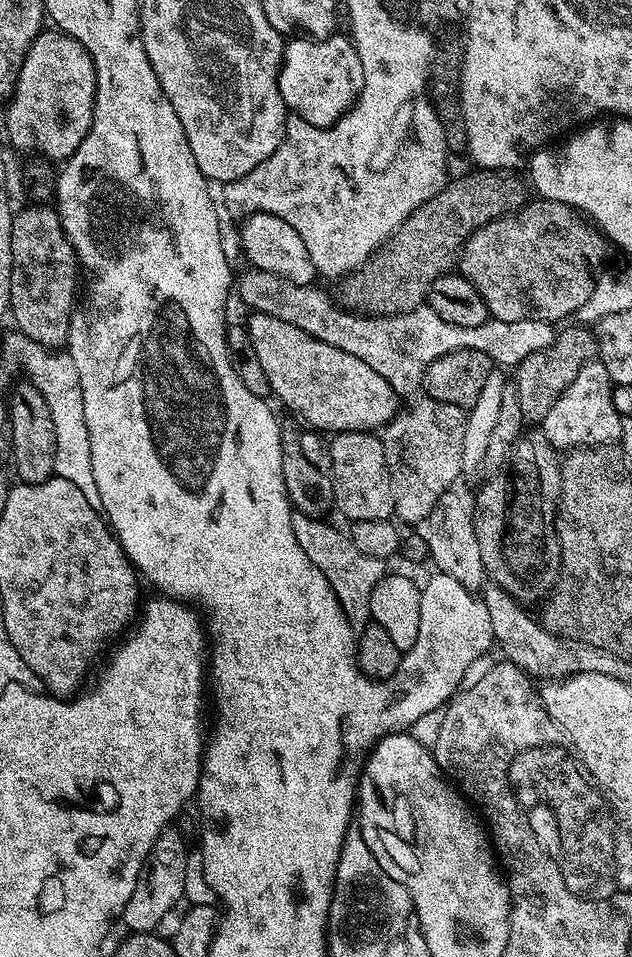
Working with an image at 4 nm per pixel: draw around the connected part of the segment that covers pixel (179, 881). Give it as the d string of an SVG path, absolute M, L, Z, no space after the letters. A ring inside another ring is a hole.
M168 825L160 831L150 854L143 863L143 868L136 879L134 893L126 904L120 917L128 930L133 932L150 932L158 928L162 918L177 904L184 894L188 856L186 842L175 825Z

